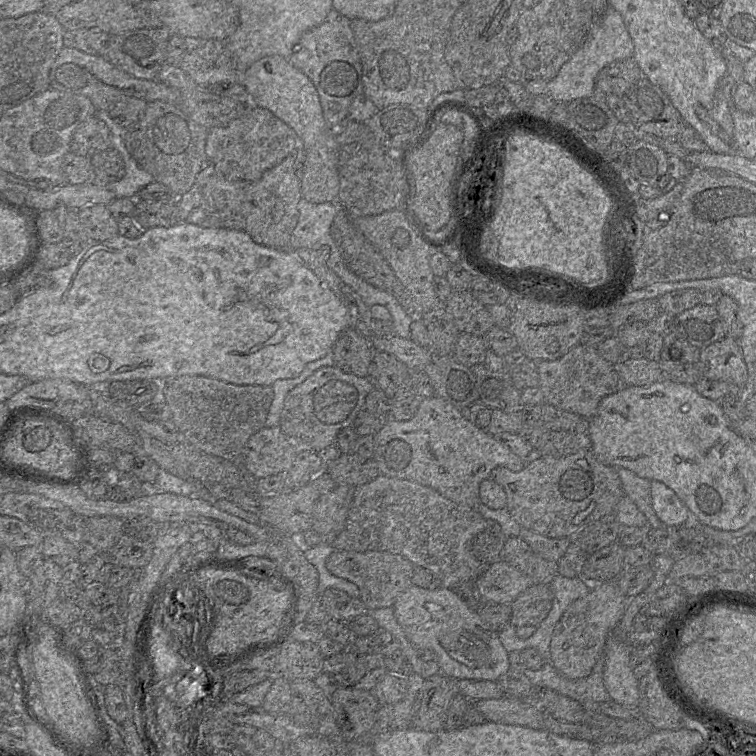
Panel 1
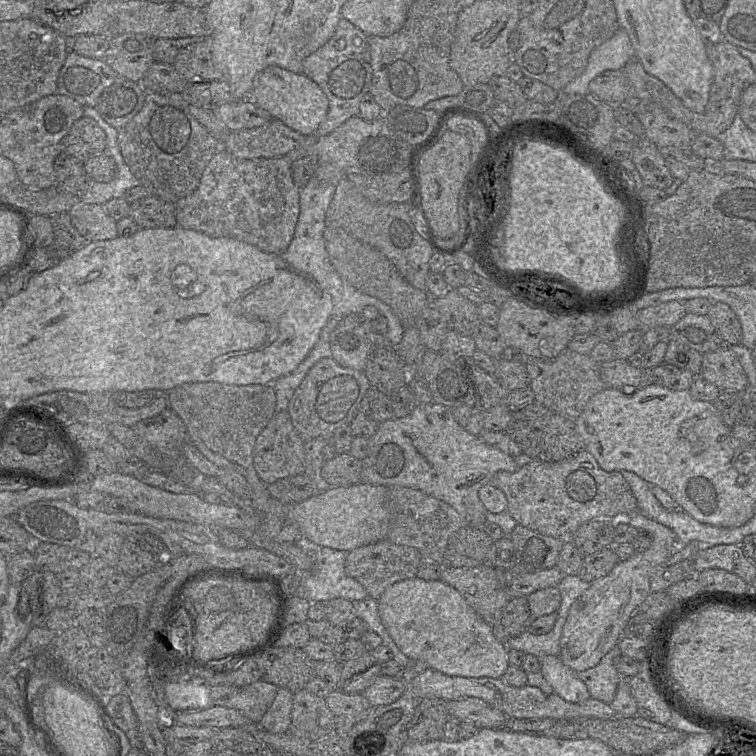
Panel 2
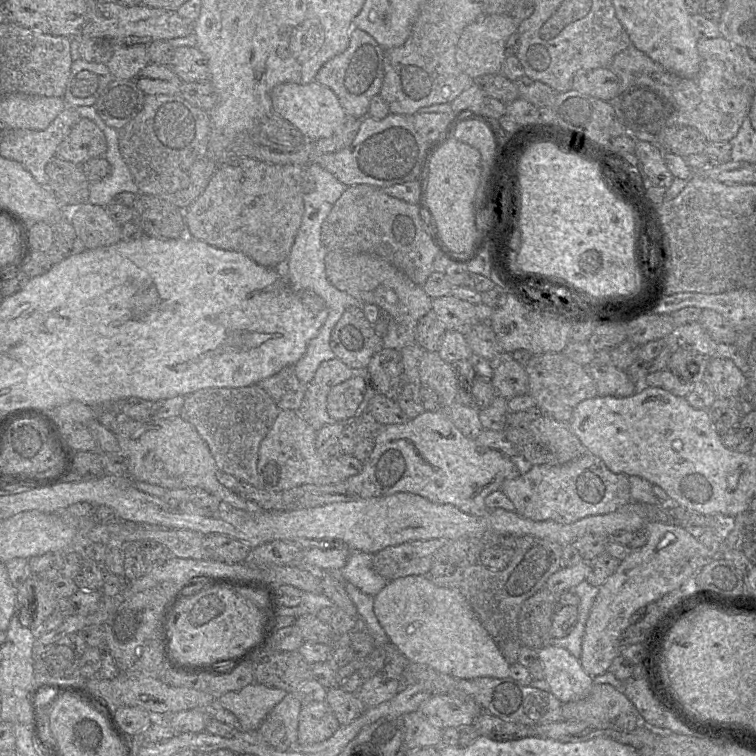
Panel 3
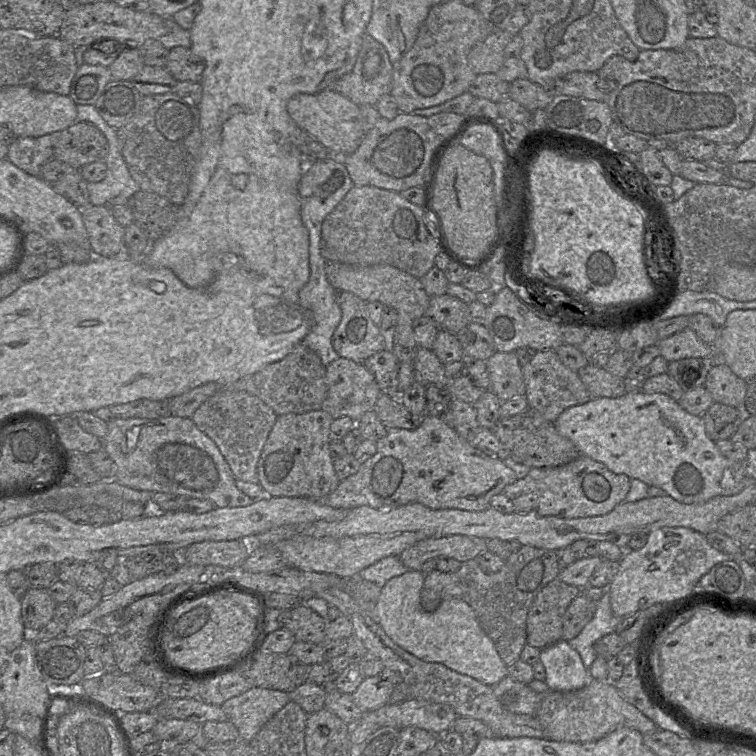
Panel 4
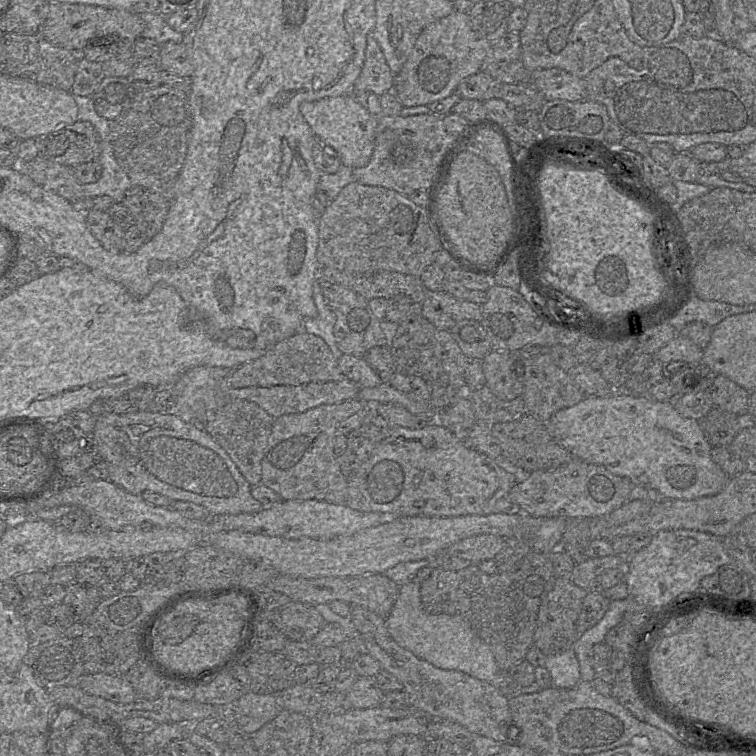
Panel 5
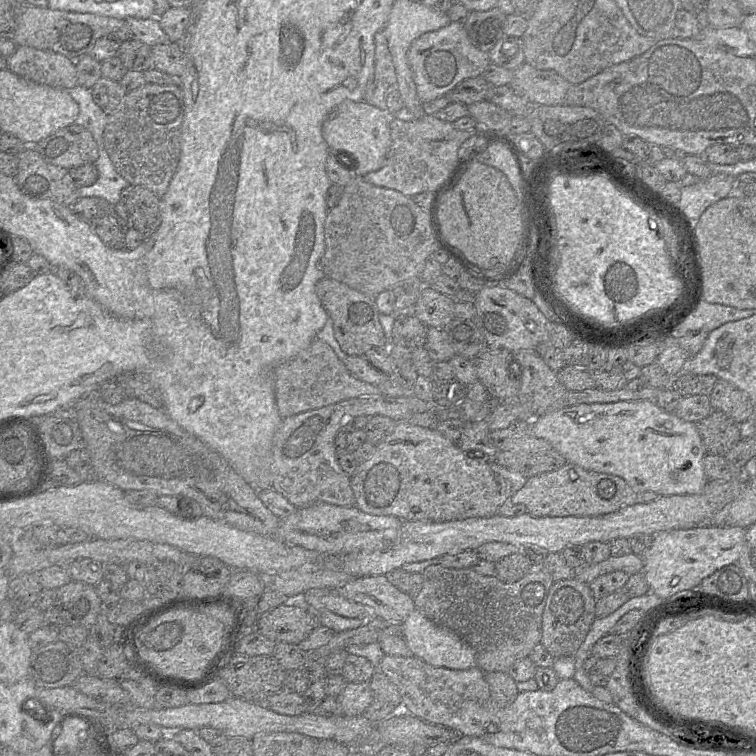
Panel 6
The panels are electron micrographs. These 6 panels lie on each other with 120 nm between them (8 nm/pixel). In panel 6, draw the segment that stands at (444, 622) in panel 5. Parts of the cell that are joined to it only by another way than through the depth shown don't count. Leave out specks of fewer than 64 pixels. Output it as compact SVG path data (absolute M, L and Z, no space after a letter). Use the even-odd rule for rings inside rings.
M417 608L401 623L401 636L413 656L434 667L467 670L476 666L473 649L458 634L435 624Z

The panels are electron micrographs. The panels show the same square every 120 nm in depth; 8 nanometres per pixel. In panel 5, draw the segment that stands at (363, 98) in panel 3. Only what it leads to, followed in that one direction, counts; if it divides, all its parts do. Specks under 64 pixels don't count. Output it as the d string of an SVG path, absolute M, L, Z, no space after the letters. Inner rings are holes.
M369 33L363 67L350 94L372 92L381 96L388 91L393 91L393 88L394 74L389 68L378 42L373 34Z

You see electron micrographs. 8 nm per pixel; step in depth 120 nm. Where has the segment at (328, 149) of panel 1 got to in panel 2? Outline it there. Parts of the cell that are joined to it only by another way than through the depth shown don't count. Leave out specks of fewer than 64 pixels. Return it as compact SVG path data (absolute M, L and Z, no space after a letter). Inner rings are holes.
M269 66L259 73L250 99L273 119L305 136L314 135L325 120L329 107L326 95L314 81L302 73L293 73L279 66Z

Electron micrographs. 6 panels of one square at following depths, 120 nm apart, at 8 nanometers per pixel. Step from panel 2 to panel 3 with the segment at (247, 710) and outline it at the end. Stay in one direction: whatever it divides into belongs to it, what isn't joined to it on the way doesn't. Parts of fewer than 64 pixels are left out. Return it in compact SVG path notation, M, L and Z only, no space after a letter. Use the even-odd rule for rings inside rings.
M258 682L217 698L218 704L233 713L242 731L257 731L271 710L288 692Z

